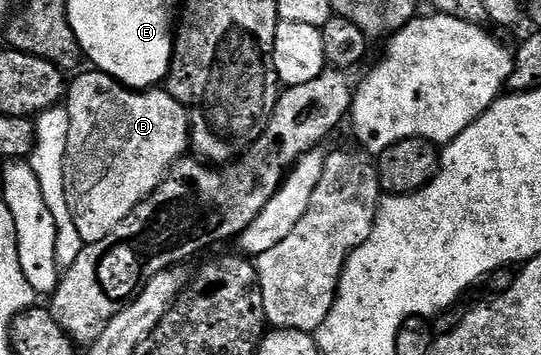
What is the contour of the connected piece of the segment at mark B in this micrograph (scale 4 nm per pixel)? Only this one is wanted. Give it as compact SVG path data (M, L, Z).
M80 71L66 89L66 108L70 115L70 135L64 156L64 190L74 227L85 245L106 239L134 207L138 207L164 182L169 169L185 156L190 141L188 113L163 88L133 91L99 71Z

